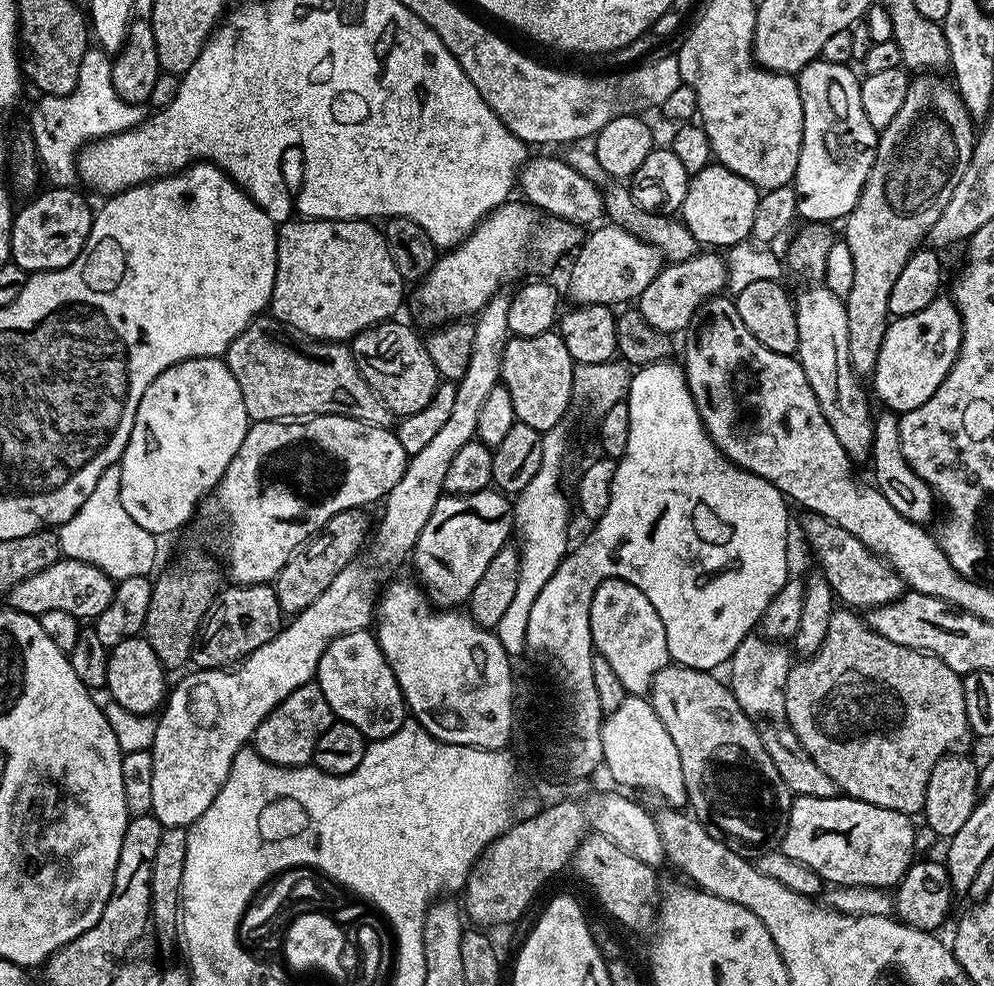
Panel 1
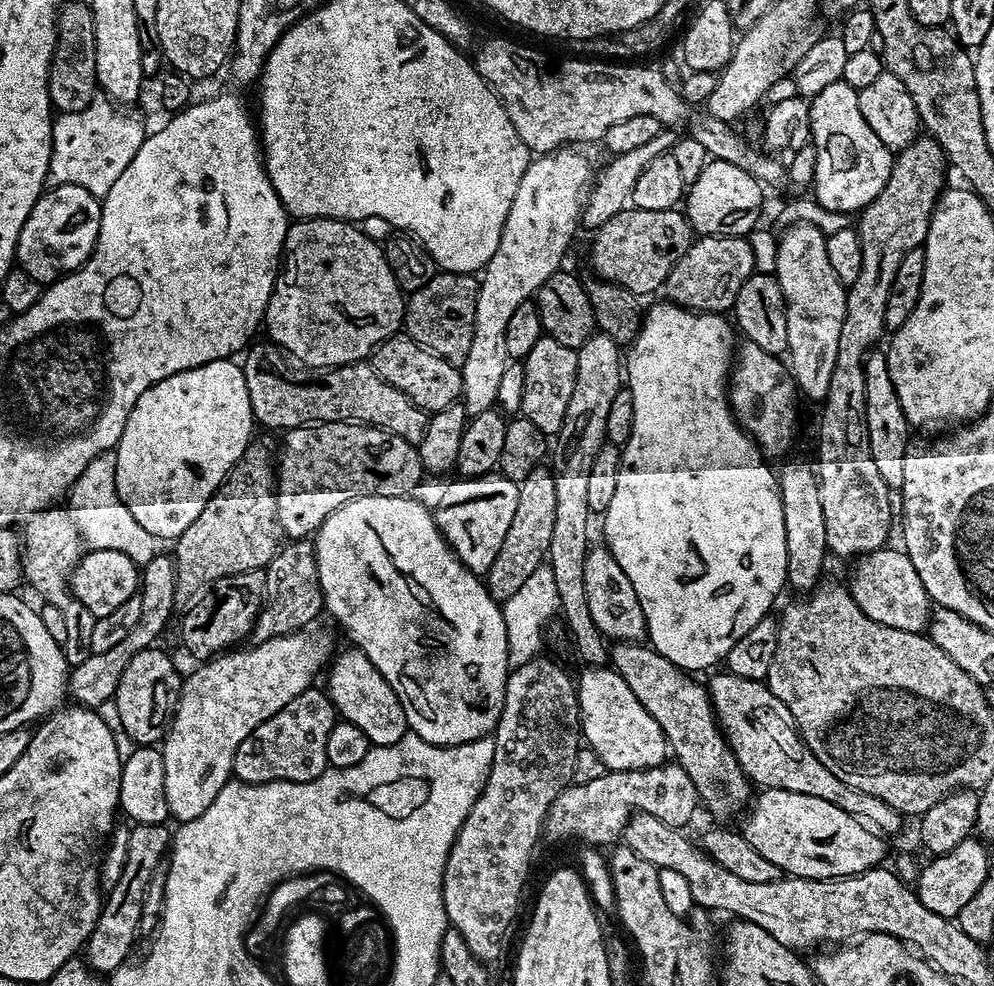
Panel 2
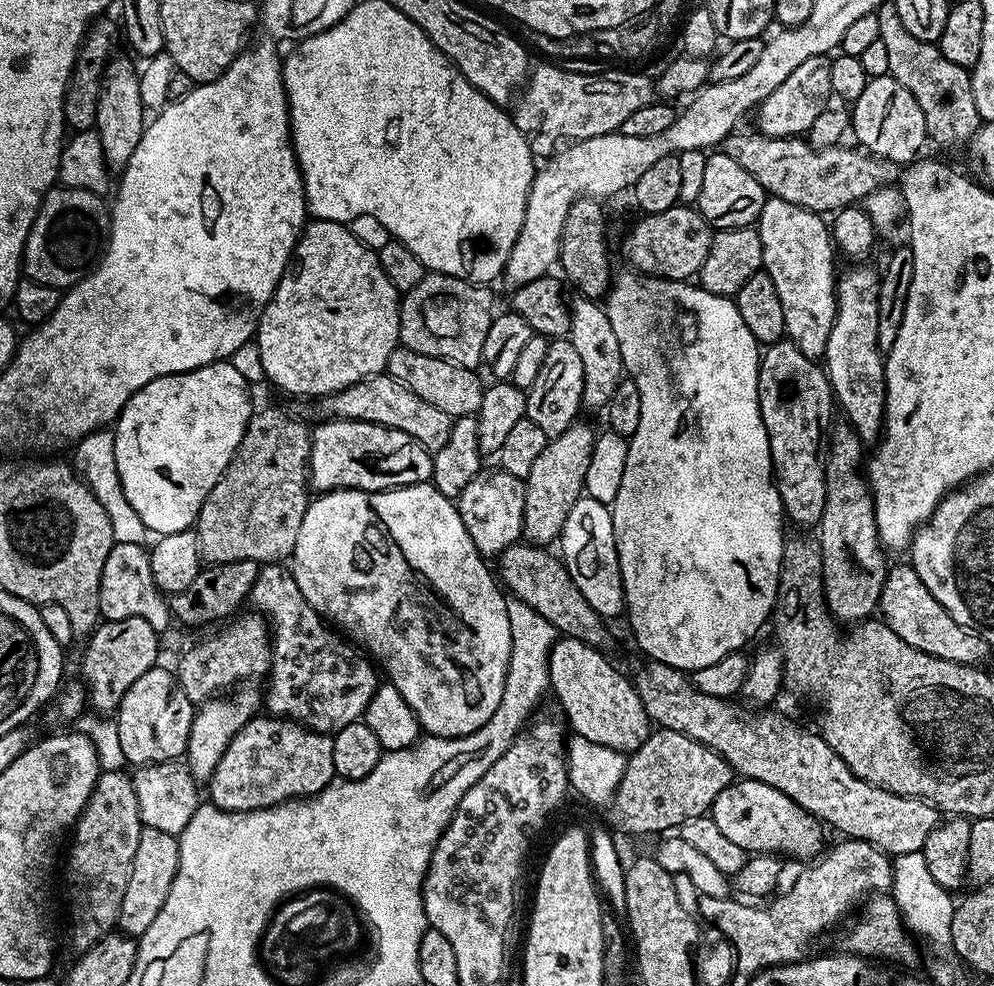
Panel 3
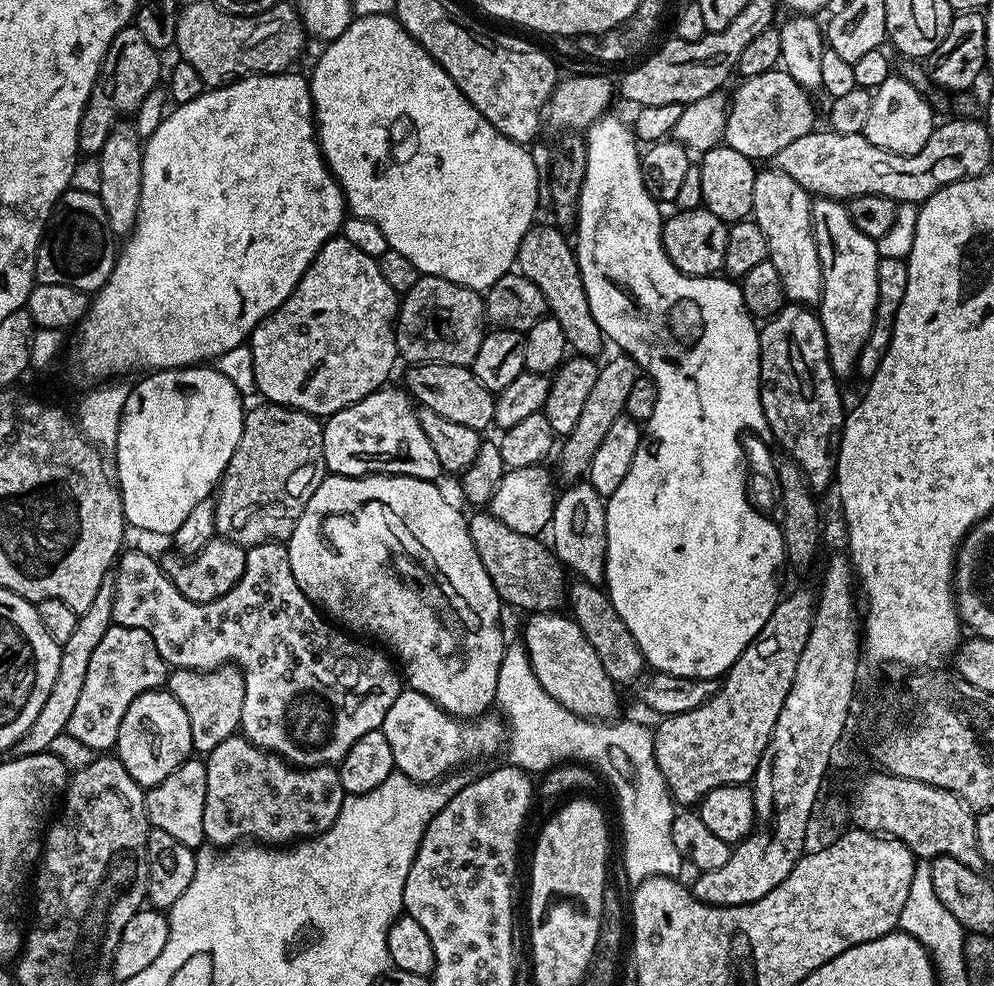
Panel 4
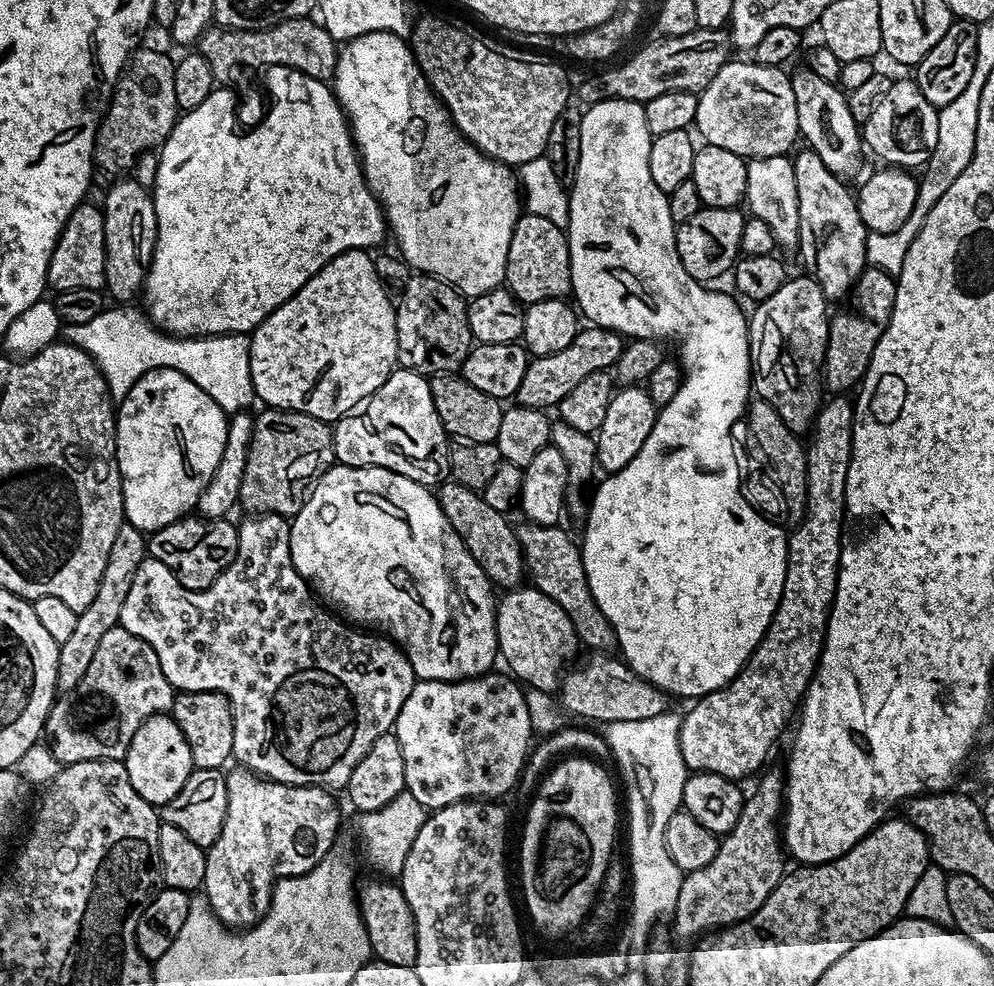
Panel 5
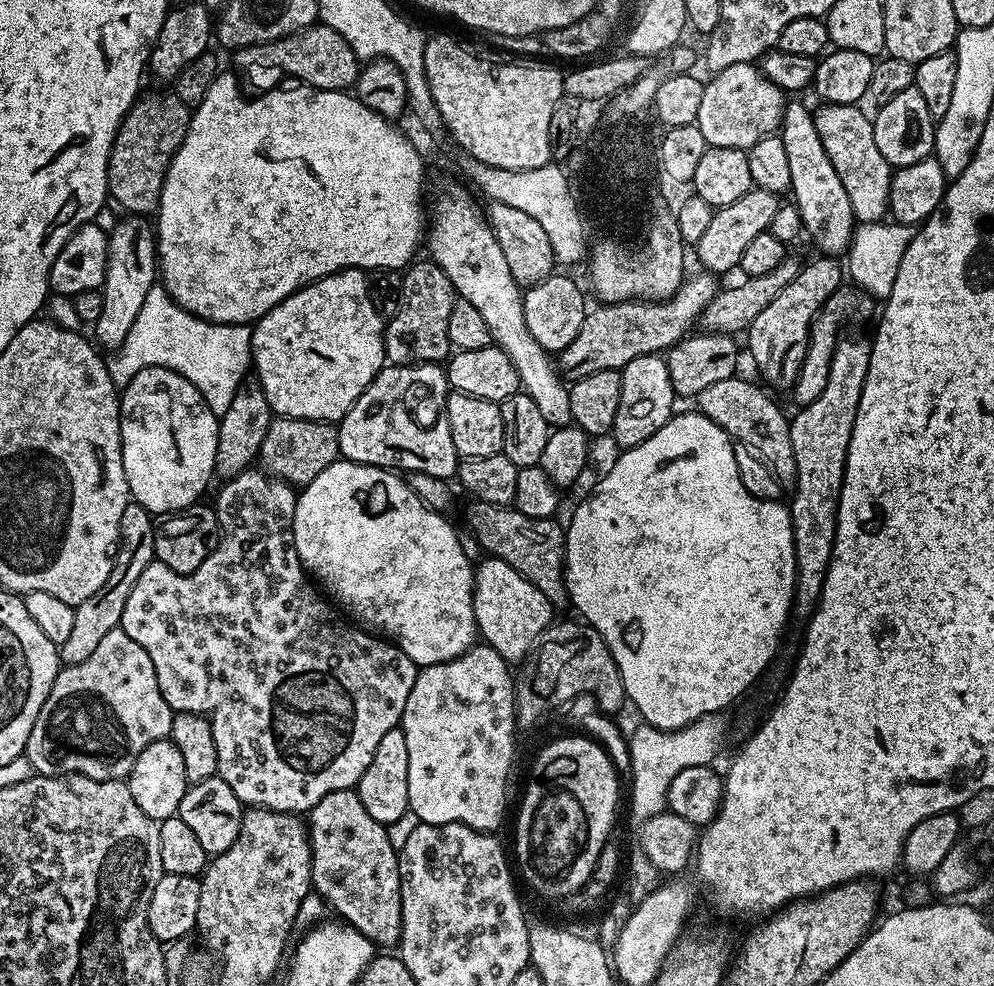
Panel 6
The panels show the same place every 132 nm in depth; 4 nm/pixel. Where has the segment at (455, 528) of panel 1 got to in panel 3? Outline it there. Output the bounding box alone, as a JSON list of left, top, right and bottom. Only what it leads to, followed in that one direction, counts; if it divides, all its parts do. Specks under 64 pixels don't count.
[455,470,524,557]

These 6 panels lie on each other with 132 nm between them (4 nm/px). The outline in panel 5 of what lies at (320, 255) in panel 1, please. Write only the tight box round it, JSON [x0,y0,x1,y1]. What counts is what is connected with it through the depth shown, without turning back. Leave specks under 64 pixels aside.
[248,248,398,422]

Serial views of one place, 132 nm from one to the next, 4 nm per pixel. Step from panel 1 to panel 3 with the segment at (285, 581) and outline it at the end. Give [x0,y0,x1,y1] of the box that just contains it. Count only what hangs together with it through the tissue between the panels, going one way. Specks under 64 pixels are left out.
[174,610,272,706]

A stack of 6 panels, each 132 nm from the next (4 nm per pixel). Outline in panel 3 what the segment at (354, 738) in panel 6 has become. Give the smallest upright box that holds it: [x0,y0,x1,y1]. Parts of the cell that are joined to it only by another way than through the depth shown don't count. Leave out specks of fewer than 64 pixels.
[100,543,378,734]

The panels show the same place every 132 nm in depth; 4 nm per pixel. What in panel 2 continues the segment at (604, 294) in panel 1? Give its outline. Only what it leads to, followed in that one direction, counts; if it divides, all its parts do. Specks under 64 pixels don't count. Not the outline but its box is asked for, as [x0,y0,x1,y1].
[592,207,694,298]

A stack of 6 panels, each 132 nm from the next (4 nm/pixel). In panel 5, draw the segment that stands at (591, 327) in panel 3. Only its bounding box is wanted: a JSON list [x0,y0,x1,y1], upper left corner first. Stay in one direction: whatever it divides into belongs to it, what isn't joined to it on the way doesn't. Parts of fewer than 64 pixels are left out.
[504,212,572,306]

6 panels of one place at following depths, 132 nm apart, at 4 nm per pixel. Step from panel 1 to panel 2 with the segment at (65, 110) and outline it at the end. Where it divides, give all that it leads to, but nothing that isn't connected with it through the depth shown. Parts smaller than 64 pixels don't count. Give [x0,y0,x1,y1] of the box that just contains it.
[47,98,145,198]

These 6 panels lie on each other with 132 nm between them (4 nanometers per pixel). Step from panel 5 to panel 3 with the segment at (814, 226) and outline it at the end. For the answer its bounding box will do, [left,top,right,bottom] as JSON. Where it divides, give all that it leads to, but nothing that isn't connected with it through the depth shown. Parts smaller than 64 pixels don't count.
[822,266,884,445]

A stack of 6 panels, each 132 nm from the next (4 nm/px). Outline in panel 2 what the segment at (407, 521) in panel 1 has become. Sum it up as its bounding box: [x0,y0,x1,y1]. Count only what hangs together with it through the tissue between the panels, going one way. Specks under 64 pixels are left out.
[461,148,594,417]

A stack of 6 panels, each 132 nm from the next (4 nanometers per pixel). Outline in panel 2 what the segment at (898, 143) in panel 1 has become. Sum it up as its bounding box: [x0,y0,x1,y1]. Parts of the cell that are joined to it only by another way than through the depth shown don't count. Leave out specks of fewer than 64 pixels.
[816,138,946,558]

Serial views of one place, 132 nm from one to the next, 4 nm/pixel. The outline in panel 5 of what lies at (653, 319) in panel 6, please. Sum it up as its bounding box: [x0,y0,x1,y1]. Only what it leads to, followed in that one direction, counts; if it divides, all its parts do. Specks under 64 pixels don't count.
[515,326,625,409]

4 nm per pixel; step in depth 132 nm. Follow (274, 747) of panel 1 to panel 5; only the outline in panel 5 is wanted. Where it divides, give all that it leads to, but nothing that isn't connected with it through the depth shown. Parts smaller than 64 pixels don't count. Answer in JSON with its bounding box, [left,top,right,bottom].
[202,766,340,930]

